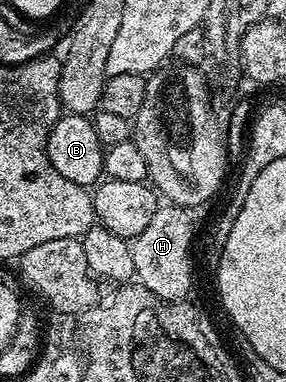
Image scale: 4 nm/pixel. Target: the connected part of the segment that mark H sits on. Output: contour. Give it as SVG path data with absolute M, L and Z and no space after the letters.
M158 204L151 223L131 241L136 280L164 301L188 298L193 285L193 217L189 213L192 212L184 205Z

